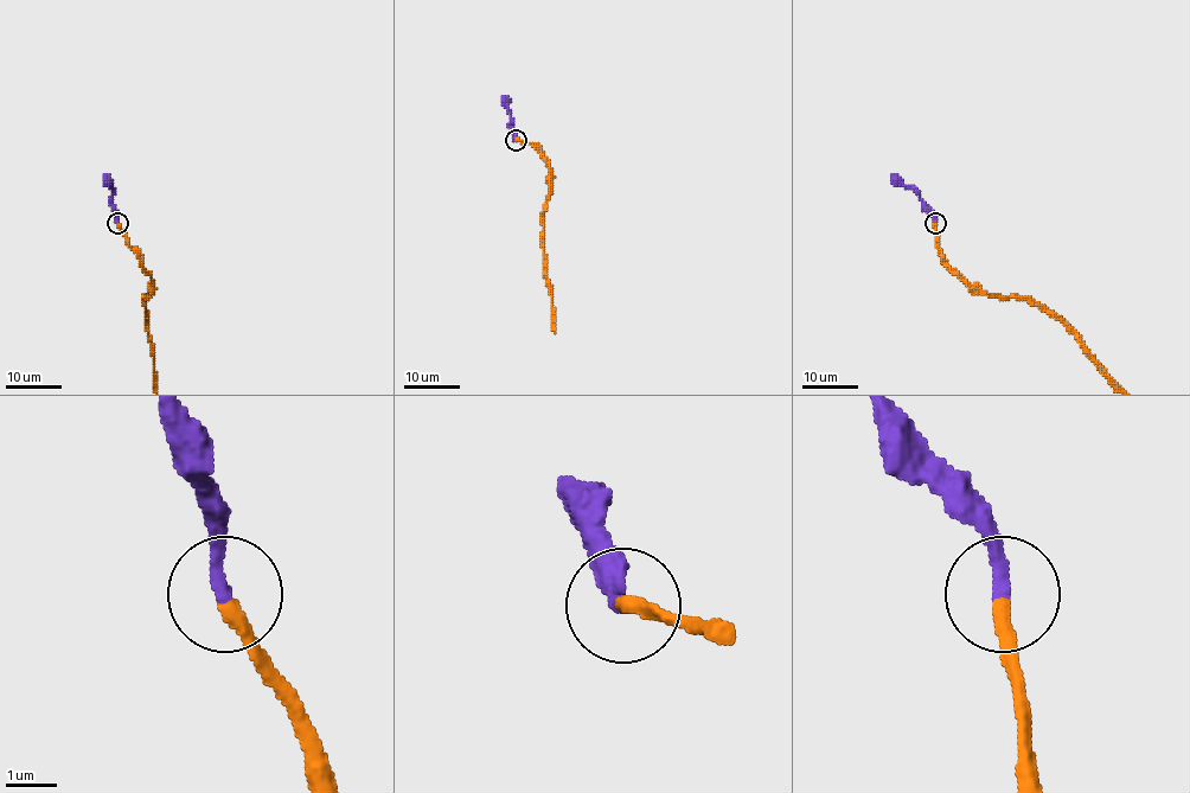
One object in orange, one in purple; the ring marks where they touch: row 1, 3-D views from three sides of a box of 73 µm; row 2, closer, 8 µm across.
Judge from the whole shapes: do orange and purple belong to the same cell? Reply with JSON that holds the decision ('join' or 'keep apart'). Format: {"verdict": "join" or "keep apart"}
{"verdict": "join"}

